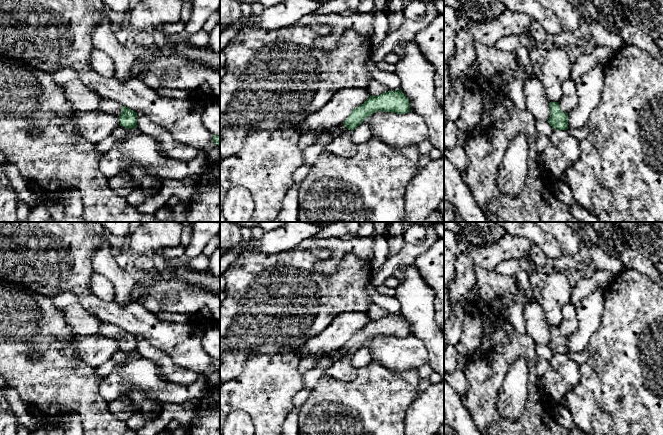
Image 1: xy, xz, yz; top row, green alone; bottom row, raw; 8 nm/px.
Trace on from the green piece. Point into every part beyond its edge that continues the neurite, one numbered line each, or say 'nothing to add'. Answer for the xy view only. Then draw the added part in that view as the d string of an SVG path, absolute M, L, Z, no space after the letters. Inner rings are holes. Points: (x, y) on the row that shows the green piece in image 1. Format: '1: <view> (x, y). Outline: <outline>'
1: xy (108, 105). Outline: M104 98L98 110L120 116L122 113L122 106L123 105L121 103L118 103L112 99Z

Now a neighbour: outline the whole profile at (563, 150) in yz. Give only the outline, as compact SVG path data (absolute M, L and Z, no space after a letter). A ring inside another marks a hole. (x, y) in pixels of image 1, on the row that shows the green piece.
M555 130L549 135L549 143L540 153L540 164L553 180L563 179L566 171L580 158L580 142L568 130Z

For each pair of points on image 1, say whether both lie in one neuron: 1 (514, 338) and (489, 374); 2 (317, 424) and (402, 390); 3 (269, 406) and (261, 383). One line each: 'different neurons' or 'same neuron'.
1: same neuron
2: same neuron
3: same neuron

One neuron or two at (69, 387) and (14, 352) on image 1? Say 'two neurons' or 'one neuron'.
one neuron

